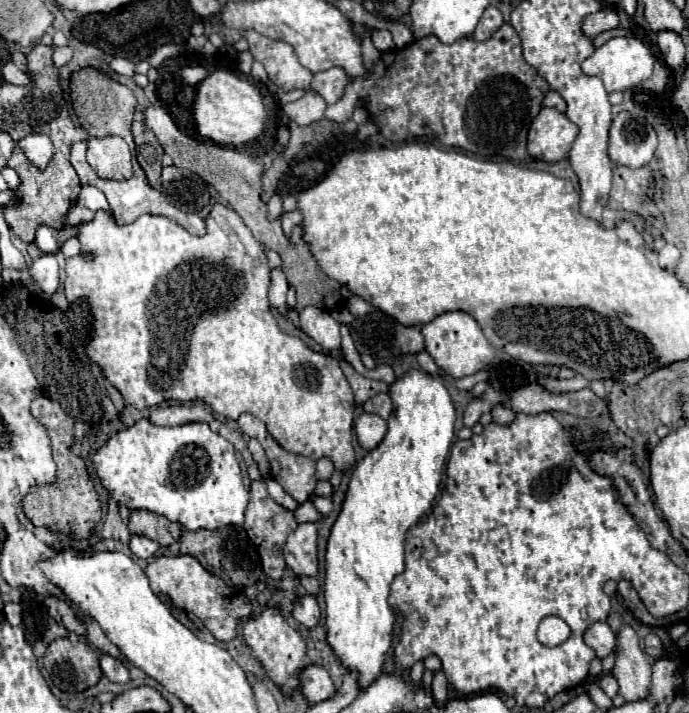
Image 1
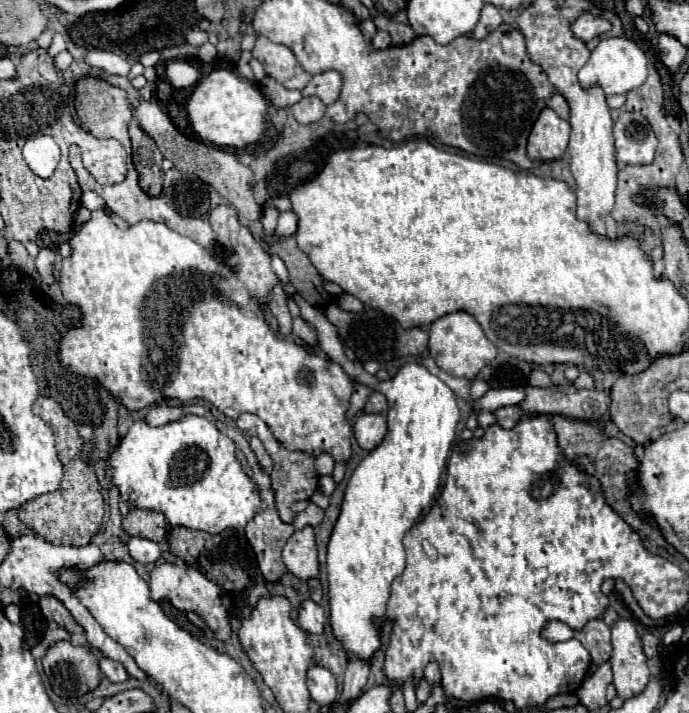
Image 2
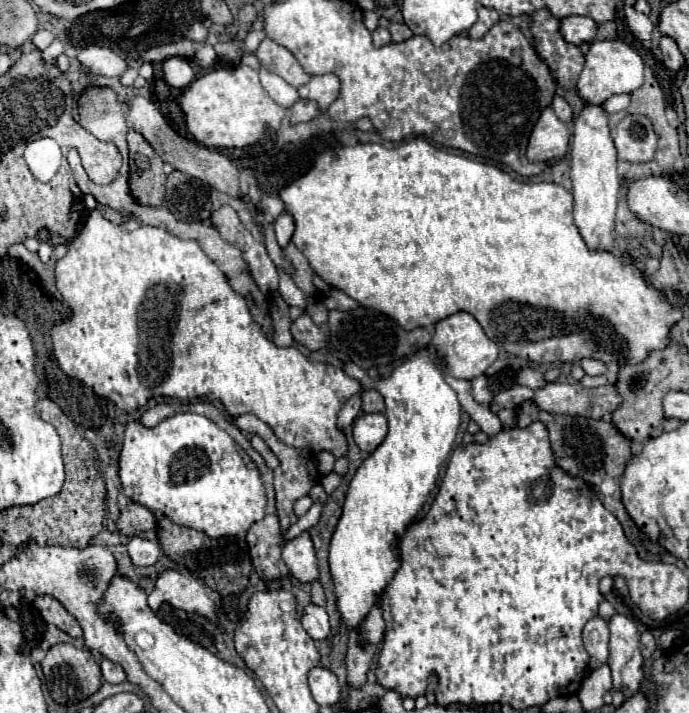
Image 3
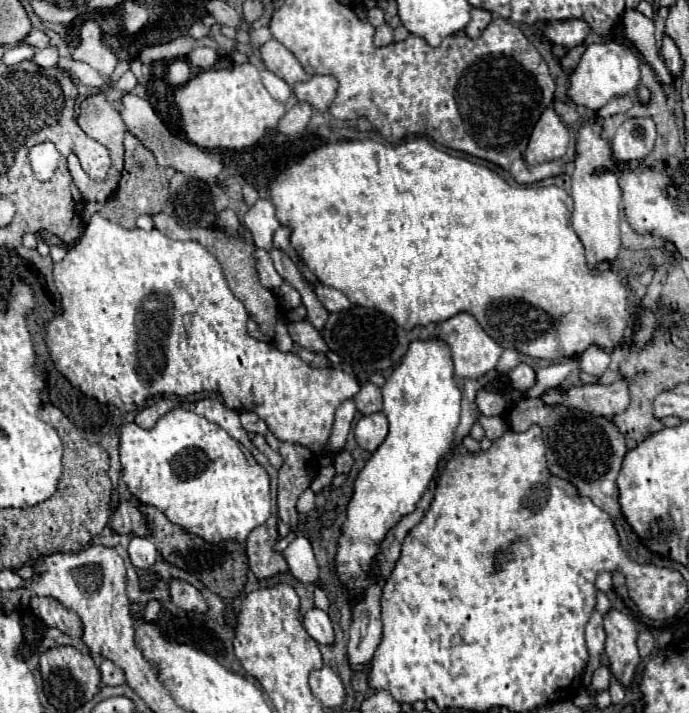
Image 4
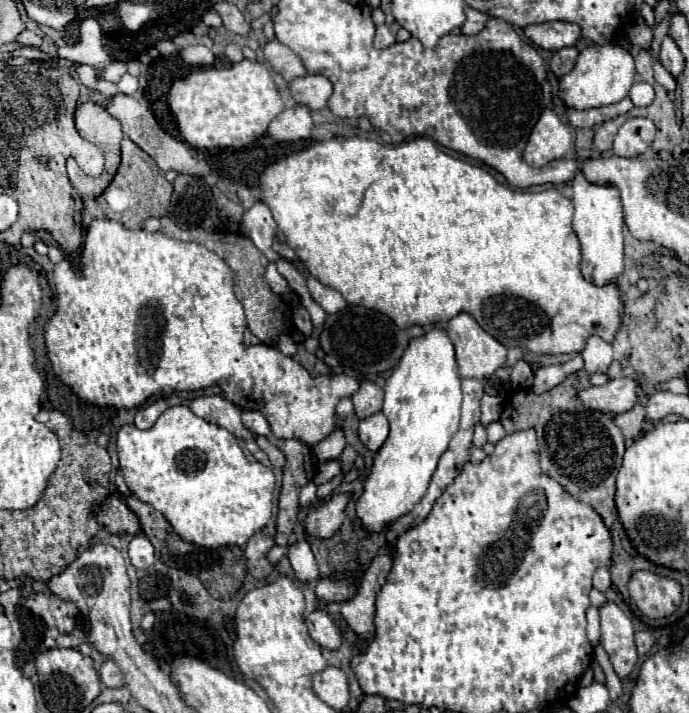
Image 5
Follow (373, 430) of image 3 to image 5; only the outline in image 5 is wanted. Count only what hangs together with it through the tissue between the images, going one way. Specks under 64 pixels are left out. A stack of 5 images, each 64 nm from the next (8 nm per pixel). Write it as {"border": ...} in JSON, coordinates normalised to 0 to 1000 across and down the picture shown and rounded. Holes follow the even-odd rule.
{"border":[[[546,578],[537,586],[522,589],[520,614],[534,631],[546,634],[557,623],[557,617],[563,614],[563,589],[560,589],[560,583],[554,578]]]}

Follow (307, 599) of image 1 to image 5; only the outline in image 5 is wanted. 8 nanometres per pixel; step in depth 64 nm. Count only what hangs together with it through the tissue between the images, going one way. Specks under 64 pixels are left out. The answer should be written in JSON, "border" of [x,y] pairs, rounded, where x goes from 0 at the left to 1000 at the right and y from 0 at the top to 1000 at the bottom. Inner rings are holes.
{"border":[[[456,856],[444,867],[444,878],[447,878],[447,886],[450,886],[453,898],[462,900],[467,909],[488,912],[493,906],[496,895],[491,889],[491,881],[485,878],[482,867],[470,856]]]}

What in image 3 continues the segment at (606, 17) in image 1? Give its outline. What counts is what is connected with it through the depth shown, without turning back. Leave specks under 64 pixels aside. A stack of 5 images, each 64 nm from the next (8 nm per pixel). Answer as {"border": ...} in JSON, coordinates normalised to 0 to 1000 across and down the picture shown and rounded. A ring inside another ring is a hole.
{"border":[[[824,22],[816,28],[813,34],[816,50],[830,59],[830,62],[845,62],[845,59],[856,59],[865,50],[868,34],[853,25],[853,22]]]}

